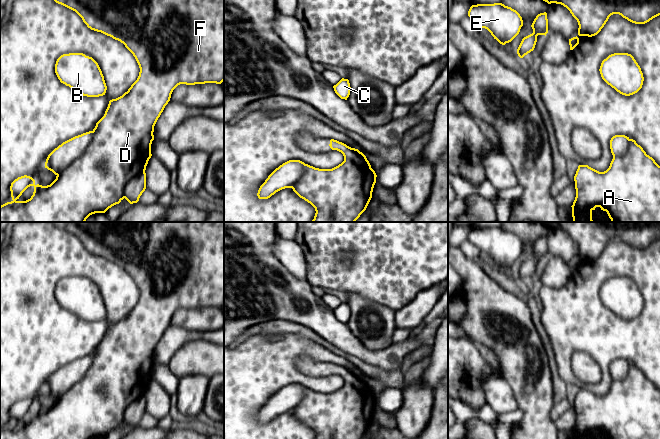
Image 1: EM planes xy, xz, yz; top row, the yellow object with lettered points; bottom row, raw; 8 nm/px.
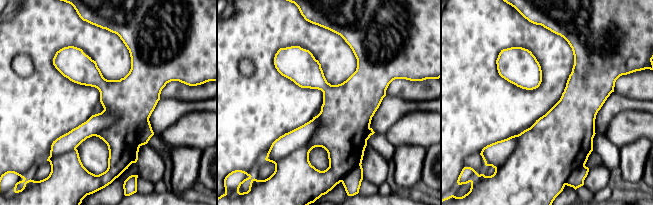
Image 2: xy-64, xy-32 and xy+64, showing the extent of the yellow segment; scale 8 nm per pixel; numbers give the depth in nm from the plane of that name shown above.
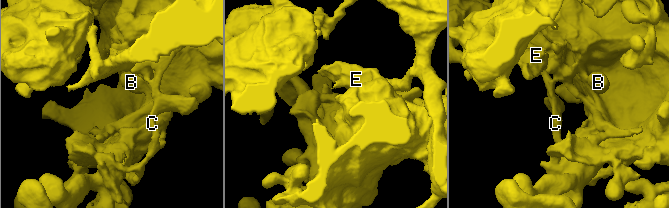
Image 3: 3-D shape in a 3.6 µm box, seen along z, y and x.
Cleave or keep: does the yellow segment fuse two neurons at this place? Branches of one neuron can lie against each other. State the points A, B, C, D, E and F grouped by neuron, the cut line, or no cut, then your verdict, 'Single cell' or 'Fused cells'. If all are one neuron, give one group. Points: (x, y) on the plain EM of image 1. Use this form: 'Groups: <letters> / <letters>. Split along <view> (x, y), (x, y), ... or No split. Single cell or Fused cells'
Groups: A B D E F / C. Split along xy (93, 355), (93, 361), (87, 372), (57, 399). Fused cells

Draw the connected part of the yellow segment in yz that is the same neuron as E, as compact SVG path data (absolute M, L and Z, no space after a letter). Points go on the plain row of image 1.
M502 227L472 229L468 240L477 246L481 252L487 253L500 268L511 266L520 256L523 244L520 238Z

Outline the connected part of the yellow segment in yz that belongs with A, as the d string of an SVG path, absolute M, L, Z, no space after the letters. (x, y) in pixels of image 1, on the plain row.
M633 363L627 377L613 381L606 395L579 389L574 405L576 421L571 430L572 439L592 439L596 431L608 439L660 439L660 390Z

